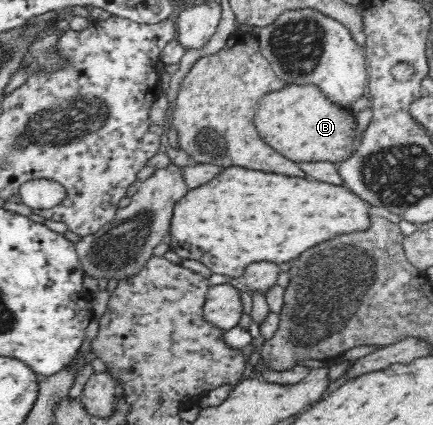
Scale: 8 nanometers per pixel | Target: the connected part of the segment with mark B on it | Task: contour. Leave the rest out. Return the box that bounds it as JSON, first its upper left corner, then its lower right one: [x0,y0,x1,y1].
[253,84,355,162]

